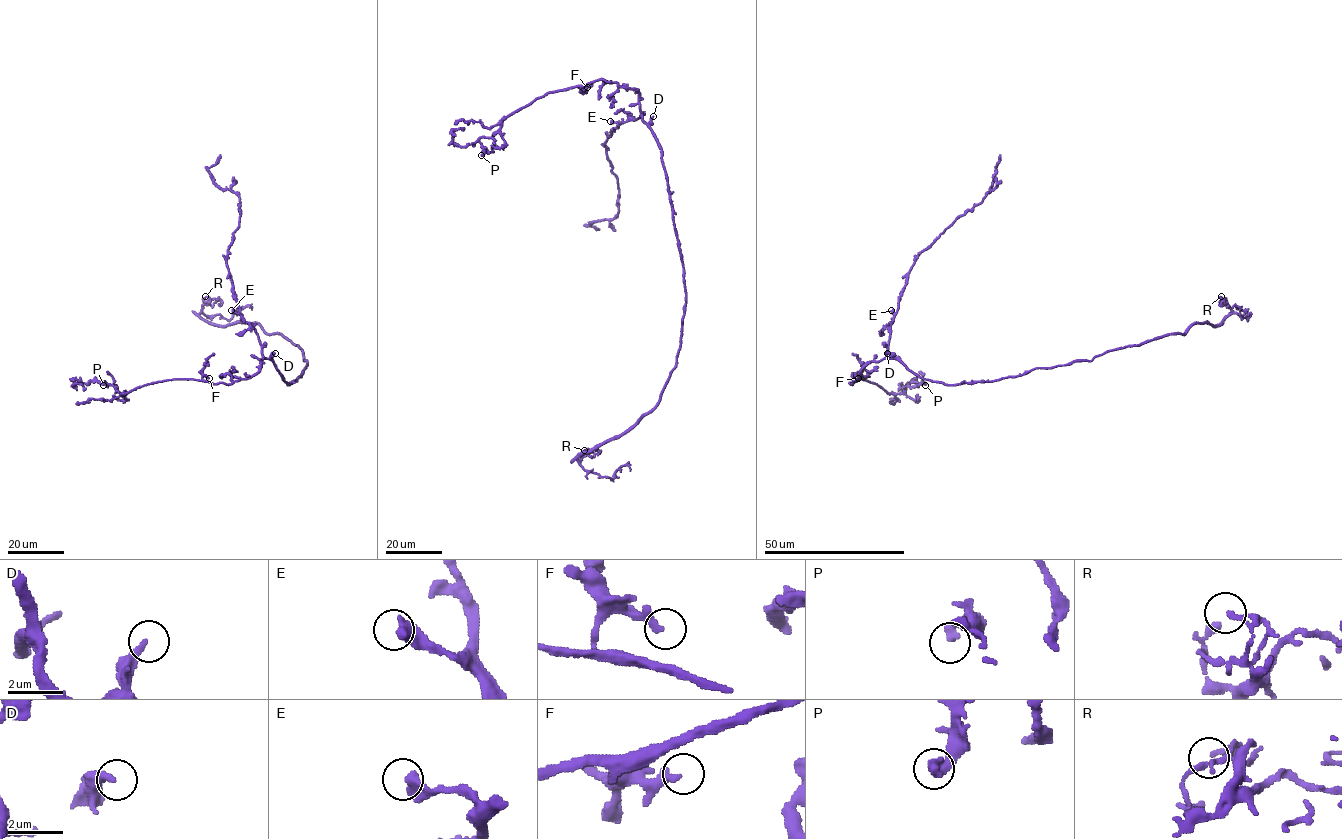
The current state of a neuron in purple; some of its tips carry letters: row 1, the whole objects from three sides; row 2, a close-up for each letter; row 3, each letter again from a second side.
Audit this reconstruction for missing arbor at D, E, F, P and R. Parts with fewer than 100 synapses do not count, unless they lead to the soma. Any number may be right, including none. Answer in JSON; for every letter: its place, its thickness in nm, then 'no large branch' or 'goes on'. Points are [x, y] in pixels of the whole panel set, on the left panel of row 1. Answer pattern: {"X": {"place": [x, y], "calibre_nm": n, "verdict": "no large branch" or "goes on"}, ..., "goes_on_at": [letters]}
{"D": {"place": [275, 353], "calibre_nm": 280, "verdict": "no large branch"}, "E": {"place": [231, 310], "calibre_nm": 440, "verdict": "no large branch"}, "F": {"place": [209, 378], "calibre_nm": 280, "verdict": "no large branch"}, "P": {"place": [103, 385], "calibre_nm": 420, "verdict": "no large branch"}, "R": {"place": [205, 296], "calibre_nm": 100, "verdict": "no large branch"}, "goes_on_at": []}

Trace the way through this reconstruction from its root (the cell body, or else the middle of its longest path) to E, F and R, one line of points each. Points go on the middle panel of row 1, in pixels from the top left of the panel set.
E: (673, 211), (662, 149), (650, 127), (640, 116), (618, 123), (610, 121)
F: (673, 211), (662, 149), (643, 120), (639, 93), (602, 79), (580, 88), (587, 87)
R: (673, 211), (685, 287), (676, 367), (652, 409), (618, 437), (584, 451), (579, 461), (587, 452), (584, 450)

